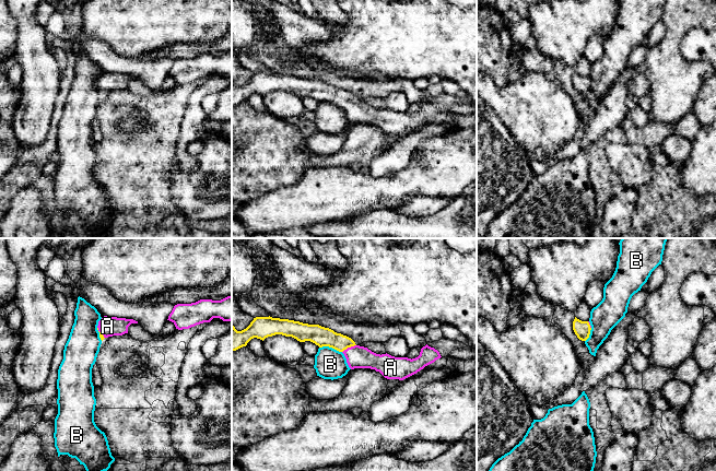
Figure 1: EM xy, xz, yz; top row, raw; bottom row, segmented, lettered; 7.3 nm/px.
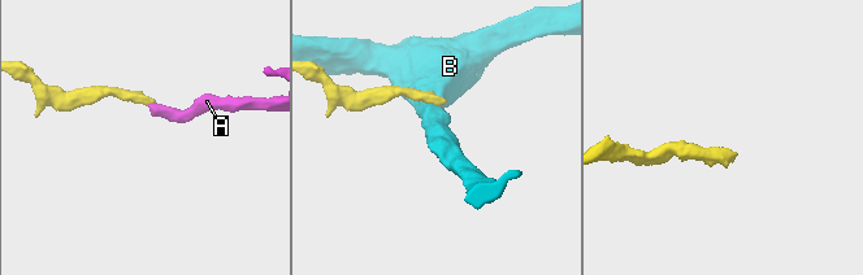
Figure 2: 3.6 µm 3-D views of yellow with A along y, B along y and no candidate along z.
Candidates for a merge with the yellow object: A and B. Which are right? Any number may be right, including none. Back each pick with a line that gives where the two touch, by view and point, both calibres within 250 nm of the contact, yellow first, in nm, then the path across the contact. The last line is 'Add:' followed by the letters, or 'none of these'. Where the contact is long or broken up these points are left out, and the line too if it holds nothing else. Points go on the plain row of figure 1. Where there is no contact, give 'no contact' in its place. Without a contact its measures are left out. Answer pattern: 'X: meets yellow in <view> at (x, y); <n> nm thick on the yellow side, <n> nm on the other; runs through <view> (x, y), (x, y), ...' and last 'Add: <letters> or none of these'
A: meets yellow in xz at (349, 102); 140 nm thick on the yellow side, 160 nm on the other; runs through xz (323, 92), (330, 93), (349, 102), (356, 112)
Add: A

